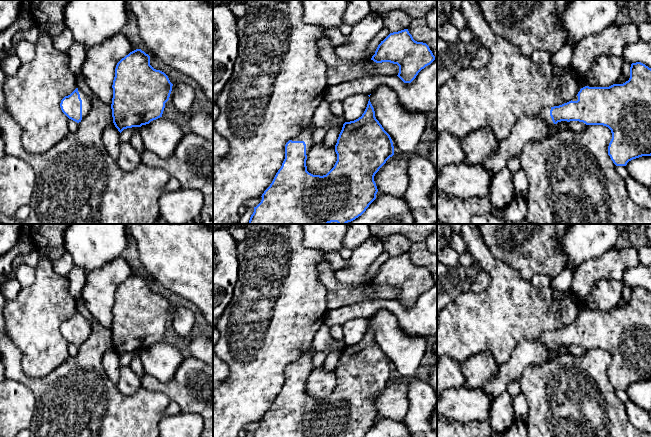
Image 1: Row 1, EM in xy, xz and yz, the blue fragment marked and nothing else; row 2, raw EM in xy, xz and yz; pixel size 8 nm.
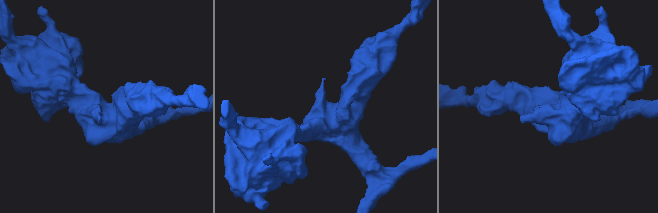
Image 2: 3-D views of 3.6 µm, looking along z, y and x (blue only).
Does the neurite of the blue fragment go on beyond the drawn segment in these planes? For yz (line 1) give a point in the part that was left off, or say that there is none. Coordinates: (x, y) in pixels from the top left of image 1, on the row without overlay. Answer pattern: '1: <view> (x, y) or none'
1: yz (526, 353)

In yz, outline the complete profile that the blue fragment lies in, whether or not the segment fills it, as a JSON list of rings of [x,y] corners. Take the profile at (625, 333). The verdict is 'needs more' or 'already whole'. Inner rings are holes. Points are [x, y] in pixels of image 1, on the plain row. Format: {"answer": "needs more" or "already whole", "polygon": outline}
{"answer": "needs more", "polygon": [[[641,286],[632,287],[630,302],[623,308],[609,311],[585,310],[571,325],[546,332],[539,341],[520,342],[510,359],[499,365],[497,375],[481,388],[493,398],[499,396],[506,391],[510,382],[520,380],[529,365],[546,362],[551,351],[561,345],[579,345],[586,349],[608,351],[612,357],[608,379],[616,390],[626,390],[633,383],[651,380],[651,292]]]}

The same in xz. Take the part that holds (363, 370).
{"answer": "needs more", "polygon": [[[368,325],[361,341],[345,346],[335,369],[337,385],[334,391],[323,400],[313,399],[307,395],[307,379],[314,369],[312,357],[316,352],[312,347],[301,358],[289,364],[285,369],[285,383],[270,410],[262,418],[261,426],[254,431],[253,437],[364,437],[376,423],[378,416],[374,405],[375,398],[394,379],[394,370],[390,359],[375,341],[374,332]]]}

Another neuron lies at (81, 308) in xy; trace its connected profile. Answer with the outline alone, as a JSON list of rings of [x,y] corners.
[[[78,301],[78,304],[77,304],[77,311],[80,312],[90,324],[93,324],[94,322],[96,322],[96,320],[91,315],[91,313],[87,310],[84,304],[80,301]]]

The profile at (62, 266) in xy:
[[[69,253],[52,262],[56,274],[66,277],[75,266],[73,258]]]

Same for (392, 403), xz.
[[[398,378],[390,381],[374,400],[378,416],[382,419],[402,421],[407,414],[408,385]]]

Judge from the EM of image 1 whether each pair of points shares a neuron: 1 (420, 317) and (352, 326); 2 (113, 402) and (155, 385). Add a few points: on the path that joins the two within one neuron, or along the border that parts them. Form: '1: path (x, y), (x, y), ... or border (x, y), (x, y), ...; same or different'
1: border (367, 318), (350, 318), (344, 323); different
2: border (141, 385), (147, 389), (161, 391), (167, 397); different

